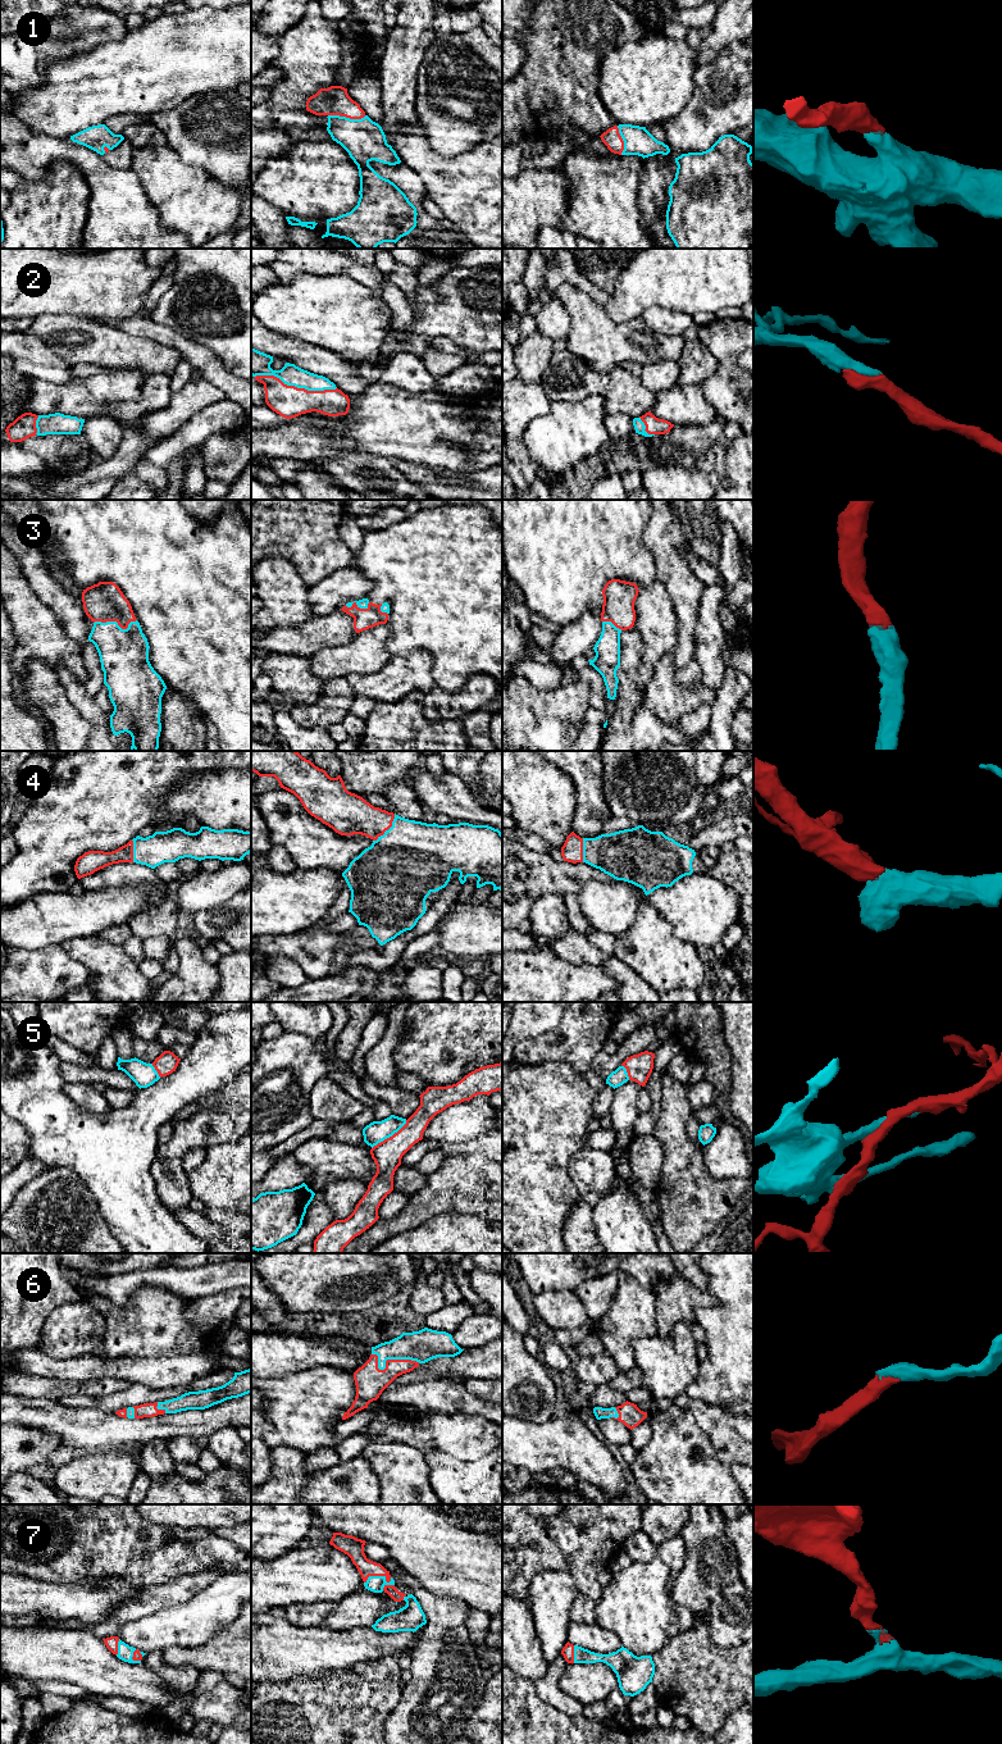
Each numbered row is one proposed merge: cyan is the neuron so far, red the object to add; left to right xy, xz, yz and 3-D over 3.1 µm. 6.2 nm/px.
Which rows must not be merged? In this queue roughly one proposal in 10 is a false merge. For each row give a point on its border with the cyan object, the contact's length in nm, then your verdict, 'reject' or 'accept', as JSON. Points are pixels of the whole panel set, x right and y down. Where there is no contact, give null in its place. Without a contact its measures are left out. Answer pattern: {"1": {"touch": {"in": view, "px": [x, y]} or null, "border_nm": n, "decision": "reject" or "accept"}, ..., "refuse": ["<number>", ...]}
{"1": {"touch": {"in": "xz", "px": [347, 118]}, "border_nm": 240, "decision": "accept"}, "2": {"touch": {"in": "xz", "px": [295, 386]}, "border_nm": 550, "decision": "accept"}, "3": {"touch": {"in": "xy", "px": [115, 622]}, "border_nm": 280, "decision": "accept"}, "4": {"touch": {"in": "xz", "px": [388, 829]}, "border_nm": 220, "decision": "accept"}, "5": {"touch": {"in": "xz", "px": [390, 1135]}, "border_nm": 280, "decision": "reject"}, "6": {"touch": {"in": "xz", "px": [388, 1358]}, "border_nm": 300, "decision": "accept"}, "7": {"touch": {"in": "xz", "px": [379, 1576]}, "border_nm": 190, "decision": "accept"}, "refuse": ["5"]}

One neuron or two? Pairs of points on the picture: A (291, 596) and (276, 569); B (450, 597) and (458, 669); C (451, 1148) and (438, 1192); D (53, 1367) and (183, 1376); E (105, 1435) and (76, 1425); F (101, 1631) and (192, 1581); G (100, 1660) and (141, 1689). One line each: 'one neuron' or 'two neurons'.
A: one neuron
B: one neuron
C: two neurons
D: one neuron
E: one neuron
F: one neuron
G: one neuron

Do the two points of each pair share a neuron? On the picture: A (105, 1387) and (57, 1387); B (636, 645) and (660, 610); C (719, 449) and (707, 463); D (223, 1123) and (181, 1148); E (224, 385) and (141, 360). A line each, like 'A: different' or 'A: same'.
A: same
B: different
C: same
D: same
E: different

